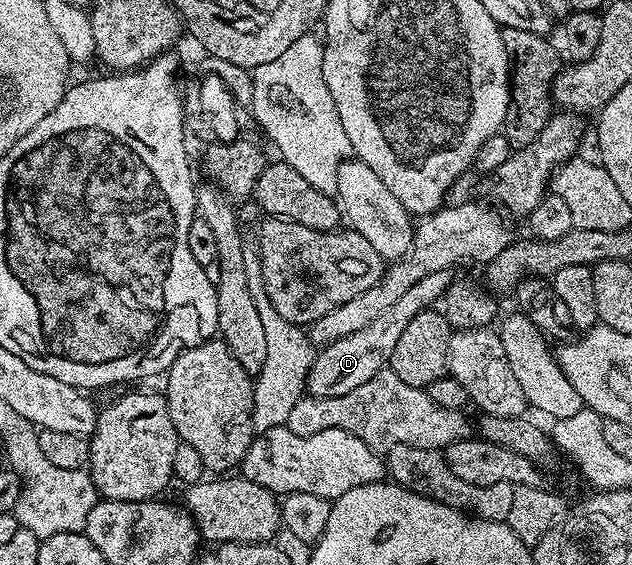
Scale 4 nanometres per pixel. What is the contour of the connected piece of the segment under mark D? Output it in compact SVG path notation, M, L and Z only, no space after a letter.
M452 268L441 269L439 272L429 273L408 288L404 295L400 296L390 307L384 308L376 319L372 320L367 327L351 335L341 337L340 340L330 342L323 347L314 358L312 368L307 378L307 393L311 397L331 398L342 396L352 388L358 388L366 384L372 376L385 369L390 362L392 352L395 351L396 343L400 340L401 333L408 324L415 319L421 311L431 309L445 295L451 283L455 281L456 274Z

